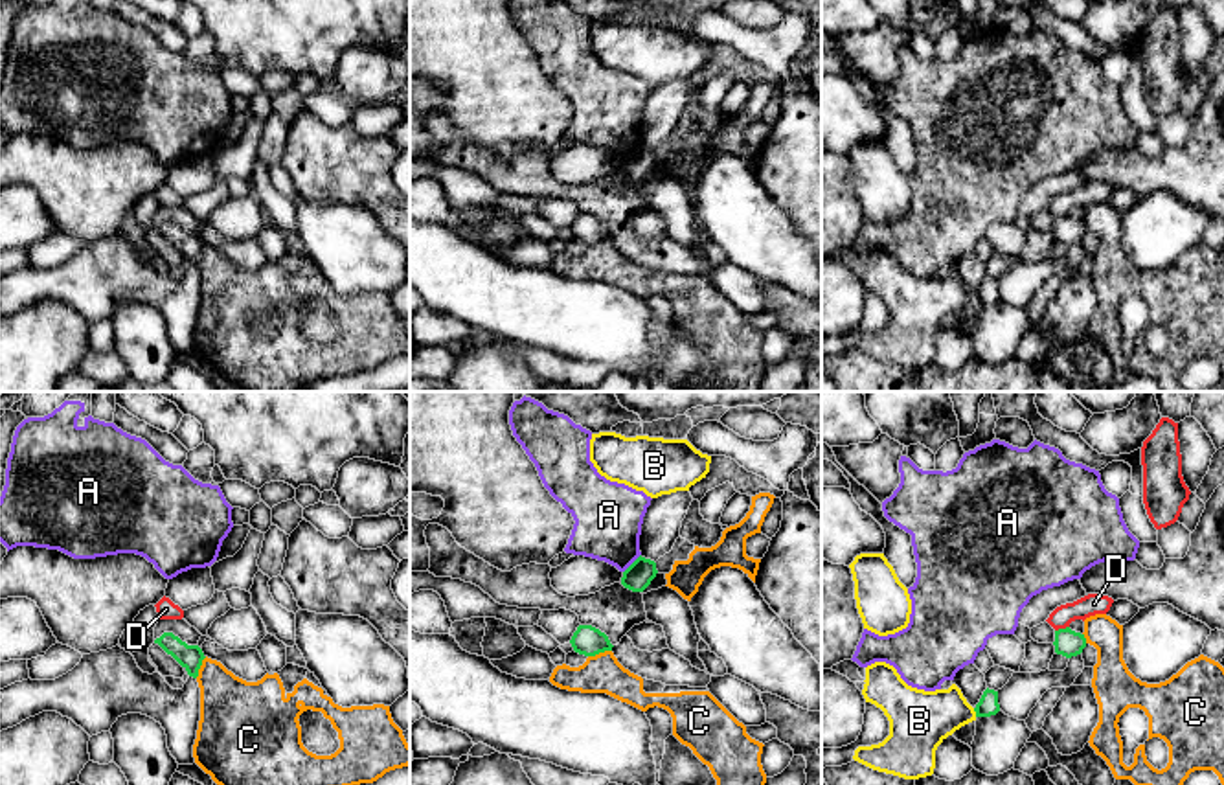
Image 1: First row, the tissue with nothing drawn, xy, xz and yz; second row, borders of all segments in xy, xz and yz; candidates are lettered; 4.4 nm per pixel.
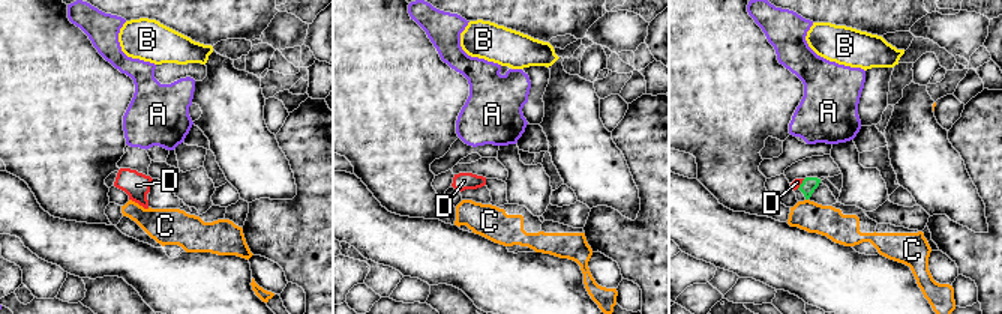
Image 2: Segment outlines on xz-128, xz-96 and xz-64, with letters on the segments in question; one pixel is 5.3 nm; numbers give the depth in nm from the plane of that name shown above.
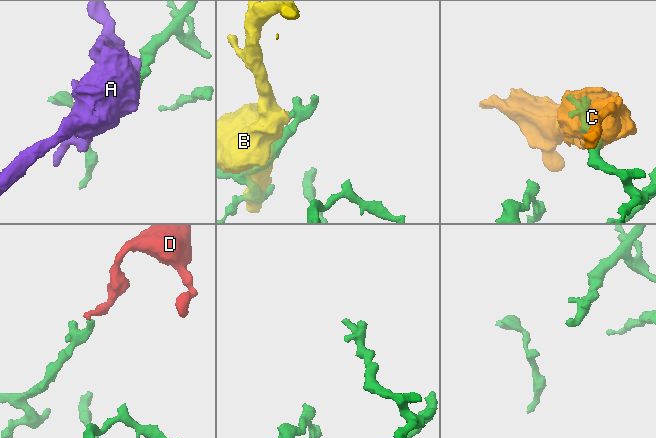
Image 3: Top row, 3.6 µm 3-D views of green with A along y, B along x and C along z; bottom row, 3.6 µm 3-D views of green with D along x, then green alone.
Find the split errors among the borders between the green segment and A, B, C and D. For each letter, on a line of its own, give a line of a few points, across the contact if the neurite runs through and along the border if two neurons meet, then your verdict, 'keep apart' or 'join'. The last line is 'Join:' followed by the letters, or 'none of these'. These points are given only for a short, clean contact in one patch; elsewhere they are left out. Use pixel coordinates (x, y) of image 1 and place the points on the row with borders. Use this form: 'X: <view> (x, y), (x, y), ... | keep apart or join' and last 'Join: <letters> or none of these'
A: xz (640, 554), (623, 572) | keep apart
B: keep apart
C: keep apart
D: yz (1068, 625), (1055, 631) | keep apart
Join: none of these

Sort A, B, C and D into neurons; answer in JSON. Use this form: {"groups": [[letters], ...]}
{"groups": [["A"], ["B"], ["C"], ["D"]]}

